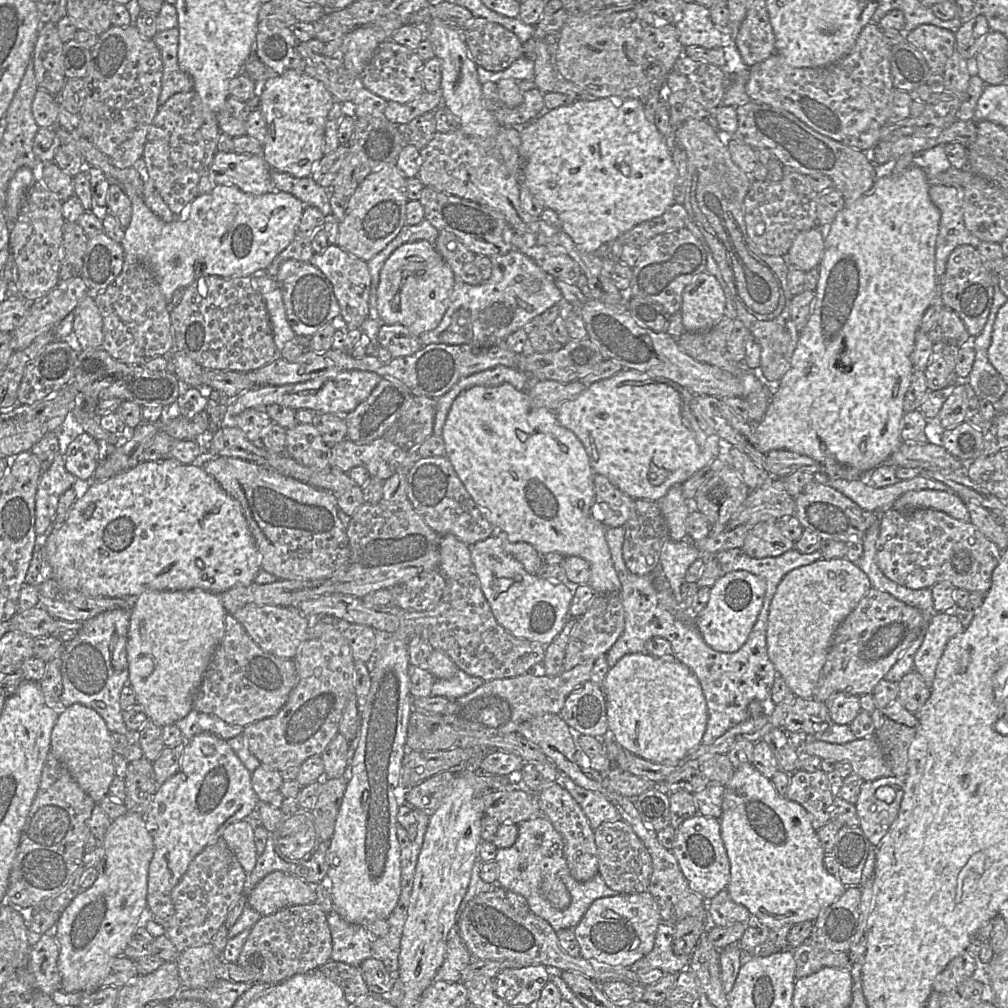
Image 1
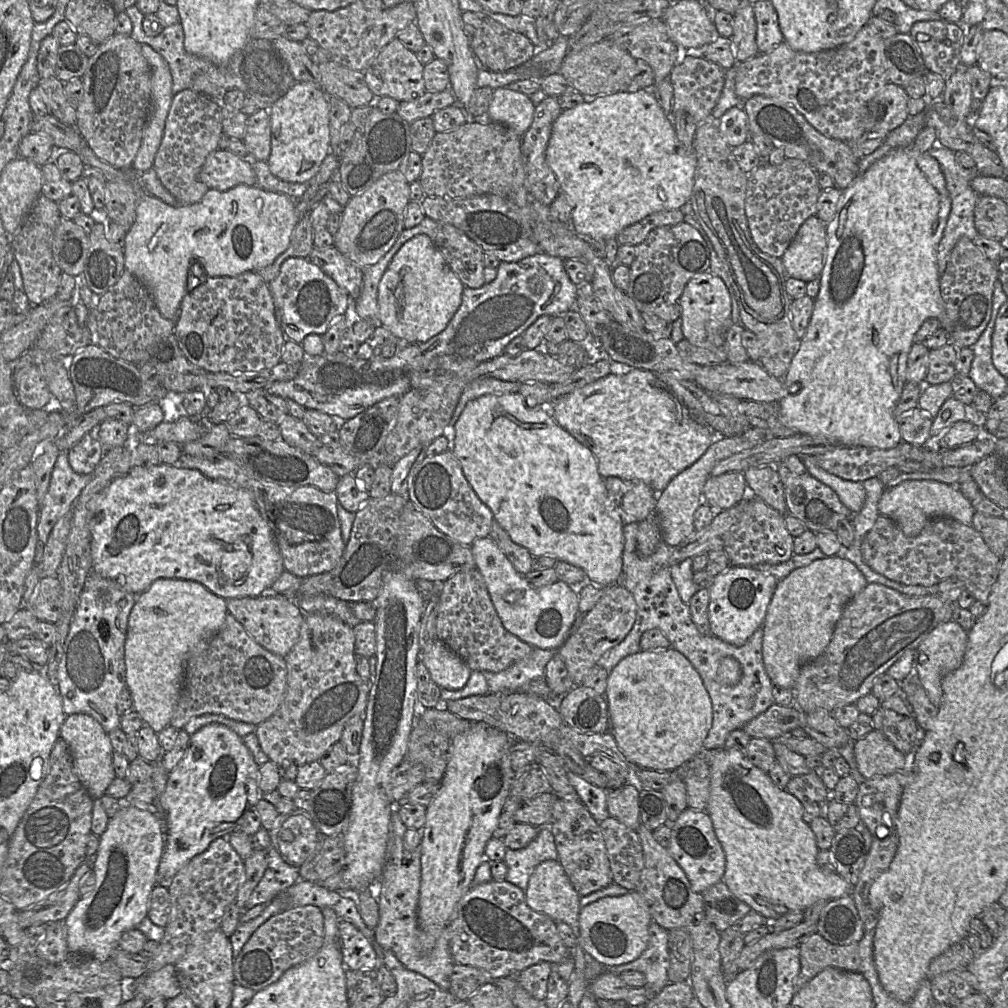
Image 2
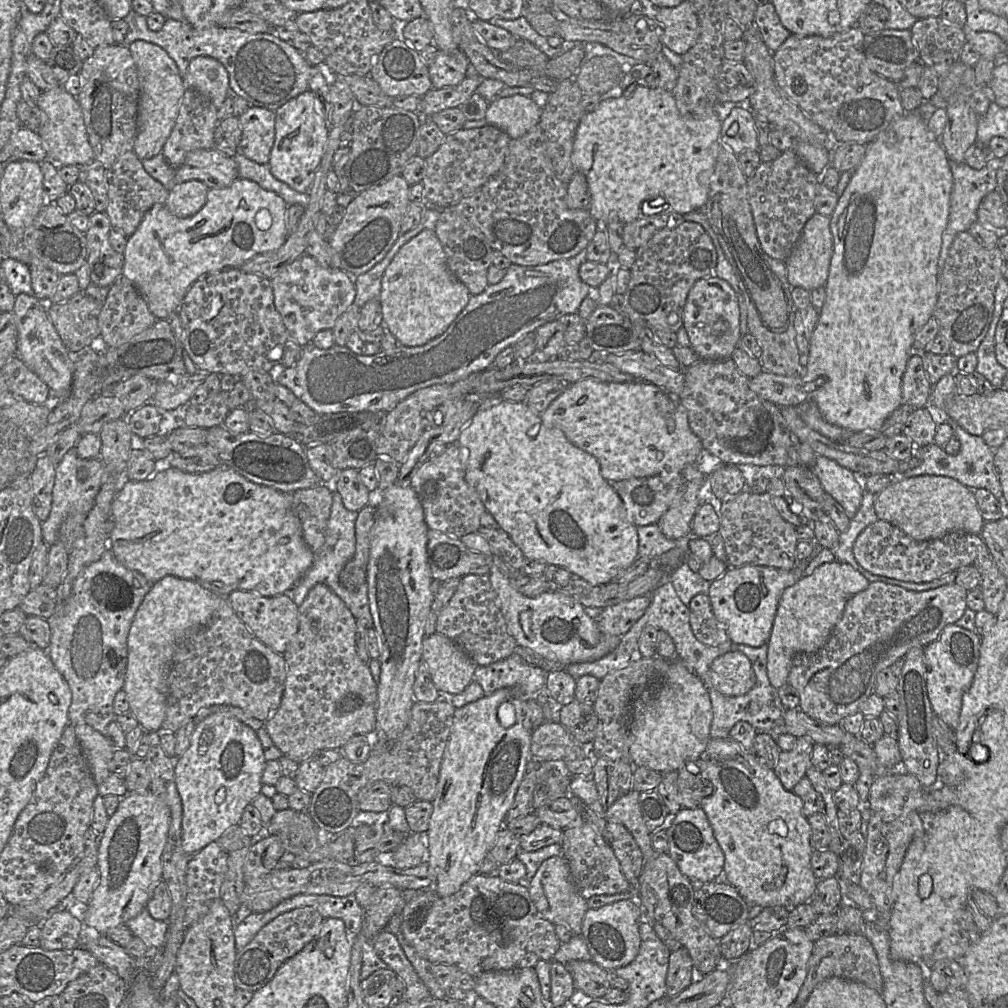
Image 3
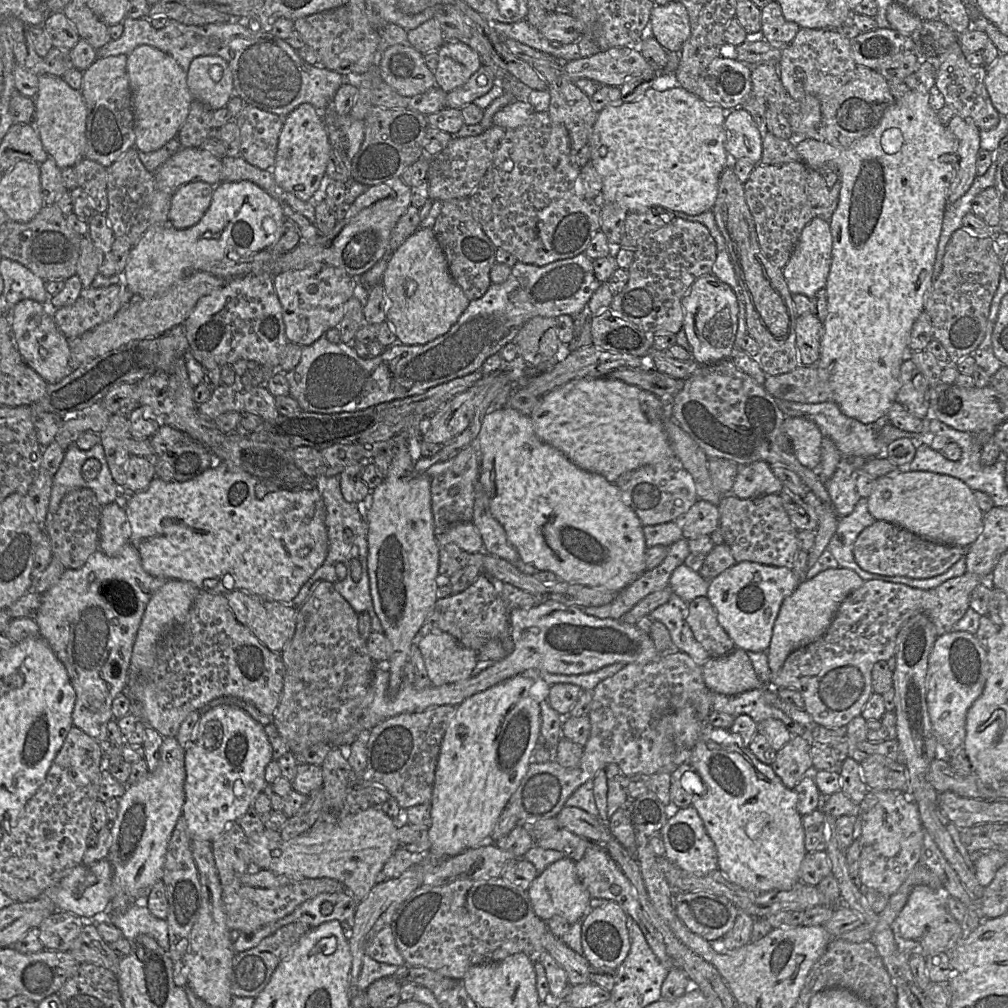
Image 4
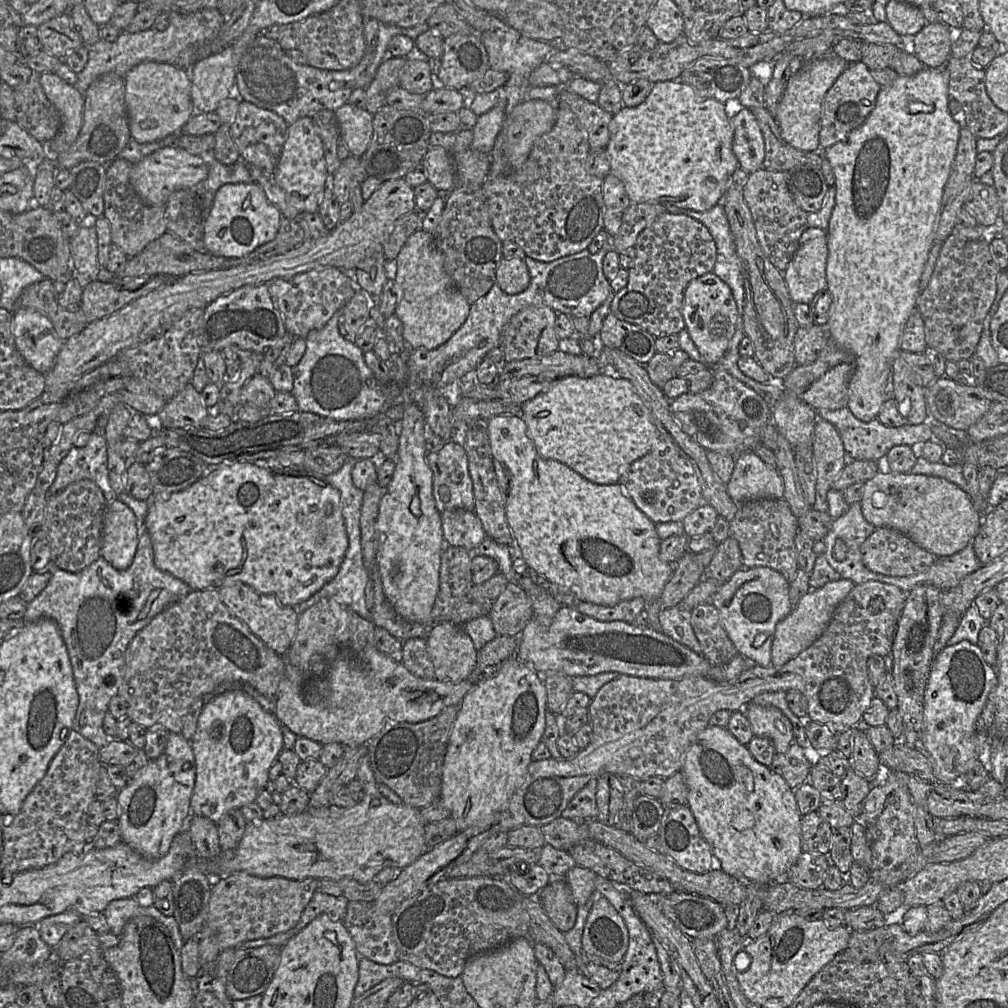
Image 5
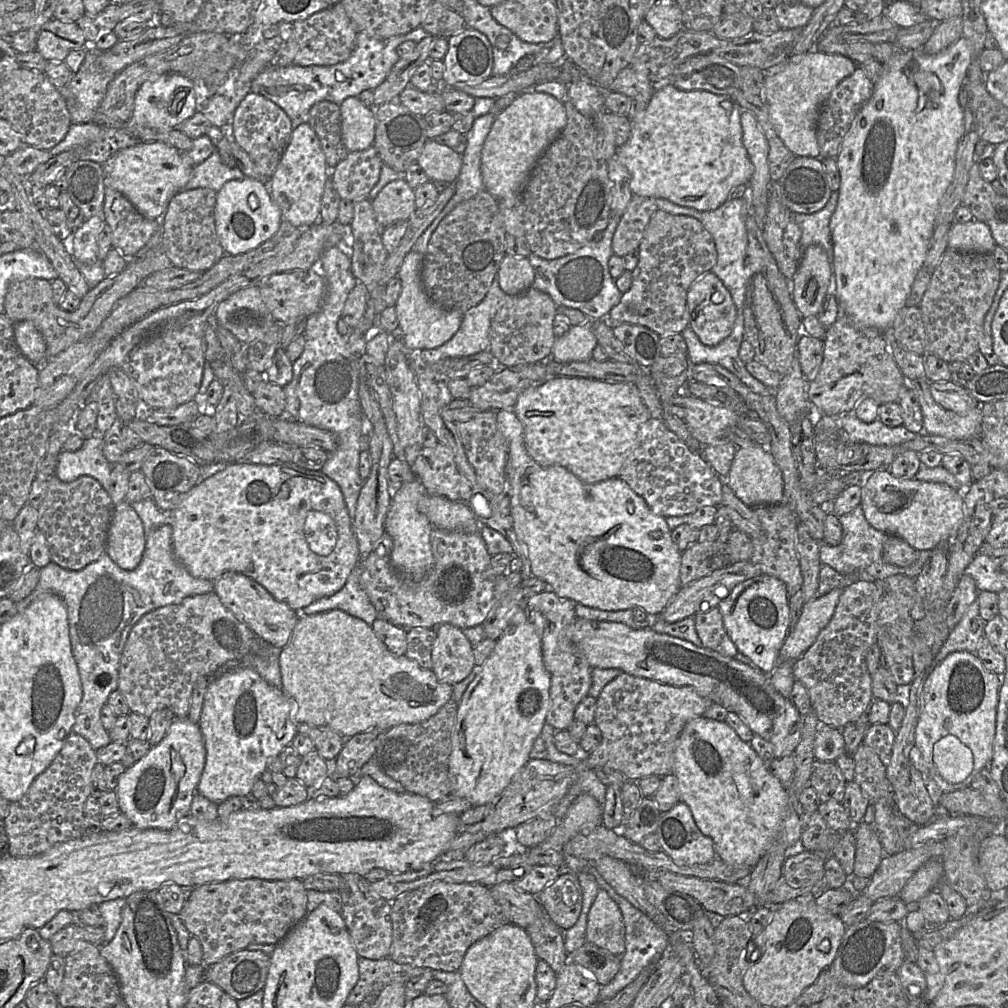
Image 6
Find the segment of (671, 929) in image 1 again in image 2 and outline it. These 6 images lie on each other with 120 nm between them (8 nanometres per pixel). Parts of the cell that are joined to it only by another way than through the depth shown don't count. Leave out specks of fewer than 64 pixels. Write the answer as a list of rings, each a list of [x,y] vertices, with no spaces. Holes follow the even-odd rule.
[[[652,921],[649,925],[649,942],[645,951],[634,961],[609,967],[605,972],[621,974],[625,971],[638,971],[646,978],[645,987],[650,992],[650,998],[656,996],[669,982],[668,968],[670,957],[668,953],[669,931]]]

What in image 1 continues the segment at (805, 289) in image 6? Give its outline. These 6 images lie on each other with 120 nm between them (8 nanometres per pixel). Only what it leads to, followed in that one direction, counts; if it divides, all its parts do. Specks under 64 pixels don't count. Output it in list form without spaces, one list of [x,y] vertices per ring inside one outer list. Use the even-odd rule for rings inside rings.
[[[818,226],[801,231],[794,239],[788,253],[783,255],[789,268],[804,272],[818,267],[824,252],[824,238]]]

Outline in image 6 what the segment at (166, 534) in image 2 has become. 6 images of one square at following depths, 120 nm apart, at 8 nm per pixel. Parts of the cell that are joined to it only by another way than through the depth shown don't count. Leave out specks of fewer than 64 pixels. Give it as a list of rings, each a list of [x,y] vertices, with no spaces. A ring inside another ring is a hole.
[[[249,462],[229,463],[224,470],[218,471],[202,483],[195,485],[179,505],[169,511],[169,525],[172,527],[173,554],[193,577],[214,581],[225,573],[243,574],[264,587],[275,600],[286,604],[298,614],[316,600],[332,596],[340,591],[359,563],[357,539],[339,486],[321,471],[301,468],[294,463],[283,465],[263,465]]]

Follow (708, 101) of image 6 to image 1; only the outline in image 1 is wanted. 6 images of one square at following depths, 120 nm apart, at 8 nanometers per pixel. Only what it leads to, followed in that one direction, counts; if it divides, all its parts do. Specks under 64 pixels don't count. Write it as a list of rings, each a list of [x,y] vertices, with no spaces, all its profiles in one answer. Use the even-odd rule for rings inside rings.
[[[613,96],[589,101],[575,101],[568,106],[544,111],[535,120],[520,128],[519,134],[521,143],[518,154],[522,159],[521,182],[545,208],[550,208],[558,214],[562,222],[562,230],[571,237],[576,246],[583,252],[595,253],[602,244],[616,241],[622,234],[636,225],[662,215],[668,207],[675,203],[674,187],[677,169],[664,136],[658,131],[654,122],[647,120],[644,103],[641,100],[621,99]]]

